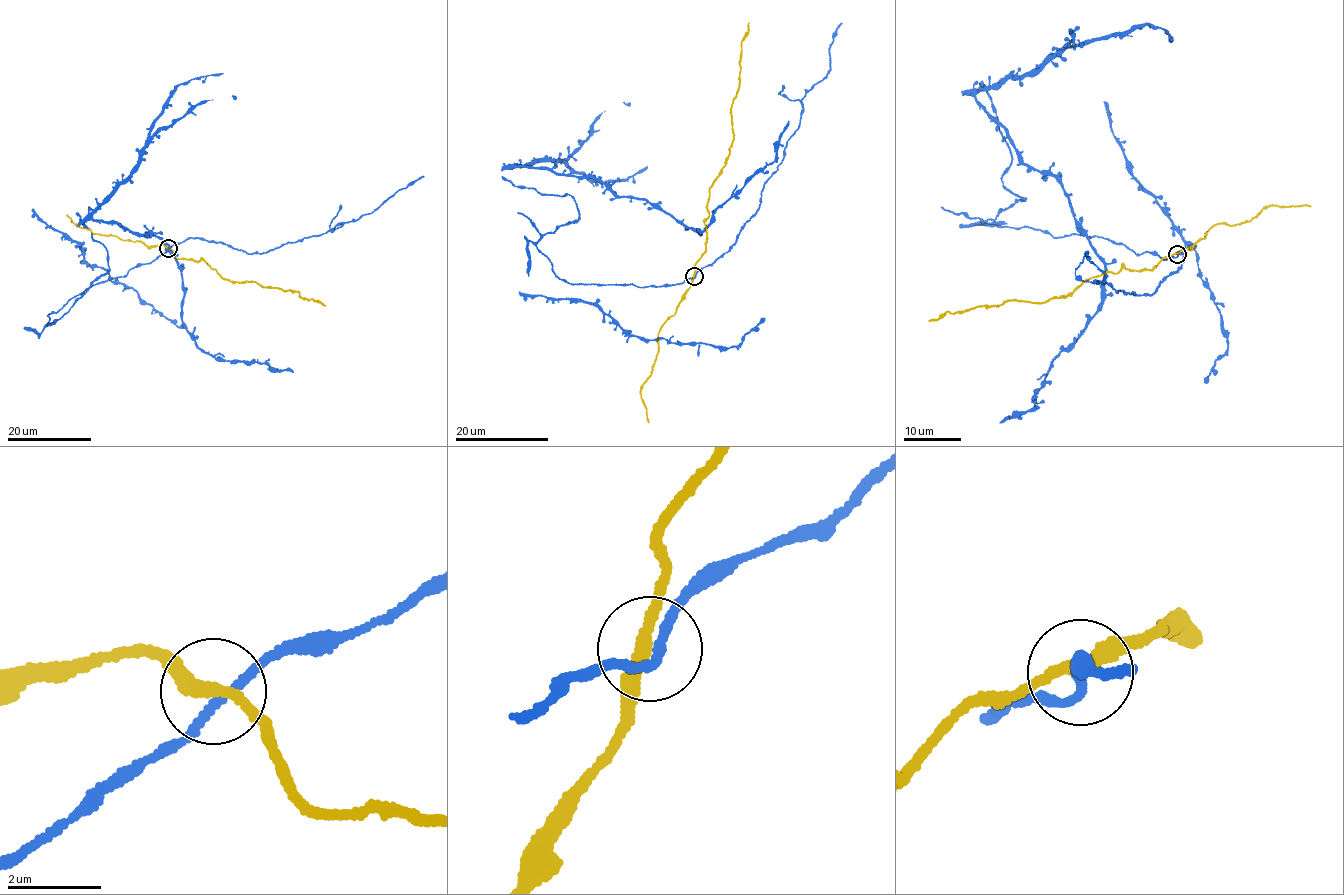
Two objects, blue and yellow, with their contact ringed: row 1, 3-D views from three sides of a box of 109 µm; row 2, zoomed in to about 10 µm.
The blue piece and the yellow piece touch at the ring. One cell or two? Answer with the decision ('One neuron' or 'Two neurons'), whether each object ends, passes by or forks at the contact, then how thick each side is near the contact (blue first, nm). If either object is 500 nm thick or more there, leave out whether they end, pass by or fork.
Two neurons. At the ring blue passes by. At the ring yellow passes by. Thickness 170 nm (blue) against 280 nm

